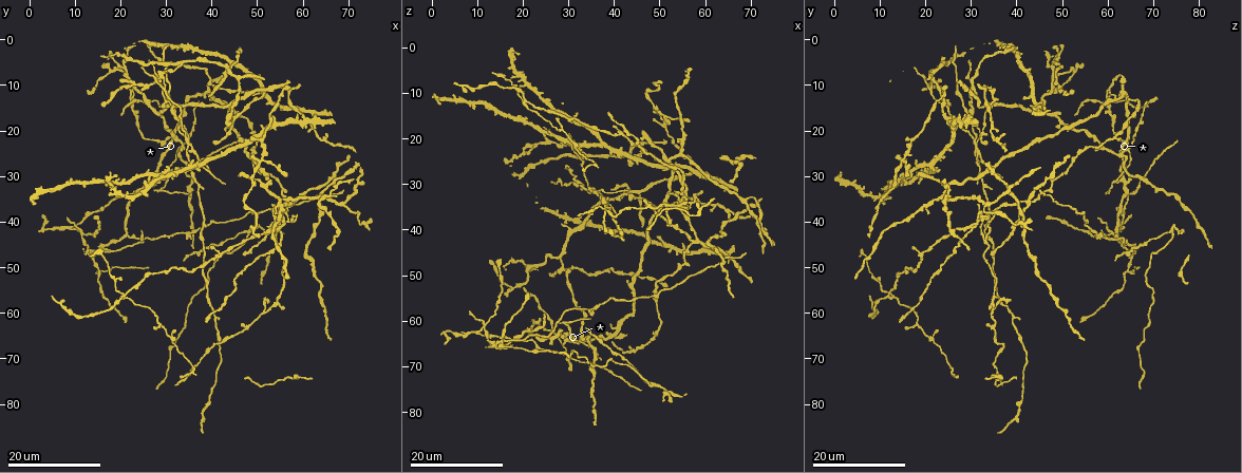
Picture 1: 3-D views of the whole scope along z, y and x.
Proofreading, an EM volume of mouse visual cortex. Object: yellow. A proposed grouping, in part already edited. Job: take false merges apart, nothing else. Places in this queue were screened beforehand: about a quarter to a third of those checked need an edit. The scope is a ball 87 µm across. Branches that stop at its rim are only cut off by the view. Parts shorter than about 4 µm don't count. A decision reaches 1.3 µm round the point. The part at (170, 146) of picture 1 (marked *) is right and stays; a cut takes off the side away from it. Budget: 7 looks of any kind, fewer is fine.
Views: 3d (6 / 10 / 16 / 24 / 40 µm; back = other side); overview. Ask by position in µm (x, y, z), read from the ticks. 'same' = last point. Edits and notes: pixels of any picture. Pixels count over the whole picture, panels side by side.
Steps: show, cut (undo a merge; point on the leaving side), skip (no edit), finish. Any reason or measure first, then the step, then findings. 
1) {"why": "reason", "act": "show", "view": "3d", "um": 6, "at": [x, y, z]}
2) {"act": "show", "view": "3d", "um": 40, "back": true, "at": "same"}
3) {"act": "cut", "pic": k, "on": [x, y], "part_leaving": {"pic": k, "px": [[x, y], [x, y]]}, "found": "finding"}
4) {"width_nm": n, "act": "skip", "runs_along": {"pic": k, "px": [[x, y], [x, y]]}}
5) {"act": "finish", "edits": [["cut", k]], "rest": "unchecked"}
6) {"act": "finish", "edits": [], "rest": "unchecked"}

{"why": "branch point", "act": "show", "view": "3d", "um": 16, "at": [30.5, 31.5, 61.0]}

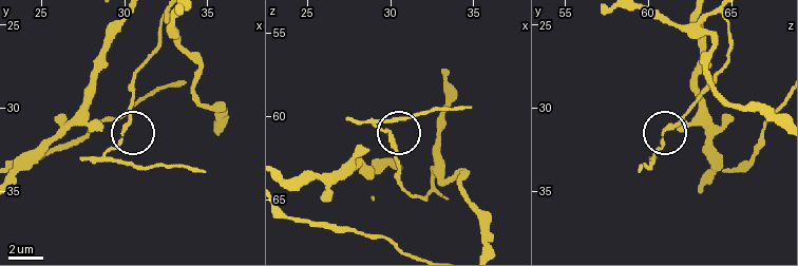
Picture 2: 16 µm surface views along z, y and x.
{"act": "show", "view": "3d", "um": 6, "at": [30.0, 31.2, 61.4]}

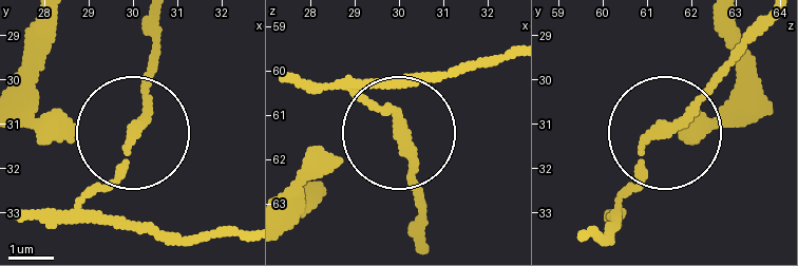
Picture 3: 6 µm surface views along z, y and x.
{"arms": 3, "act": "skip", "runs_along": {"pic": 3, "px": [[45, 26], [38, 106], [132, 132], [113, 173], [72, 215]]}, "found": "continuous, no second neuron"}

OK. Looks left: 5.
{"act": "show", "view": "3d", "um": 16, "at": [58.5, 36.0, 42.0]}

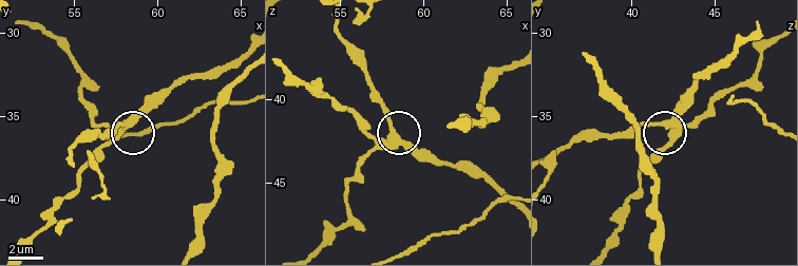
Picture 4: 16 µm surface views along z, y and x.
{"act": "show", "view": "3d", "um": 10, "at": [58.1, 35.5, 41.8]}

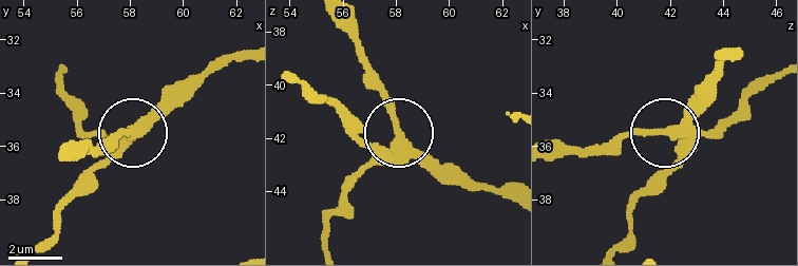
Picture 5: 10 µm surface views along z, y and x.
{"act": "skip", "runs_along": {"pic": 5, "px": [[327, 246], [329, 212], [393, 137], [402, 137], [448, 183]]}, "found": "continuous, no second neuron"}

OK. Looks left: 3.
{"why": "four or more arms meet", "act": "show", "view": "3d", "um": 16, "at": [51.0, 27.0, 15.0]}

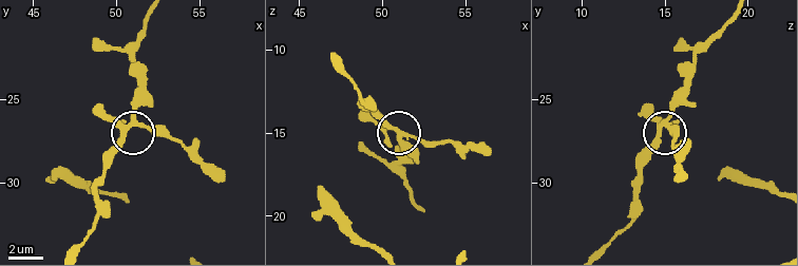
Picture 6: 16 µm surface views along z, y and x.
{"why": "zoom in", "act": "show", "view": "3d", "um": 6, "at": [51.1, 26.3, 15.0]}

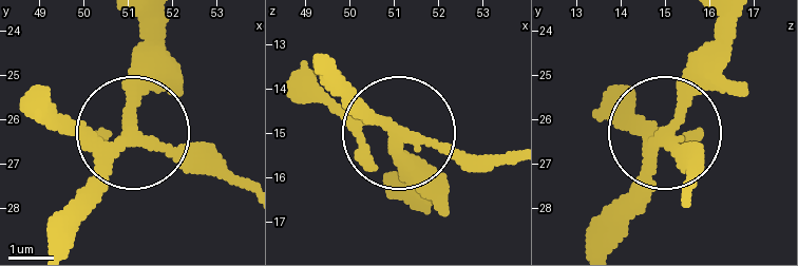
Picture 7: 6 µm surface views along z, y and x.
{"side_arm_um": 7, "arms": 5, "act": "skip", "found": "one neuron here"}

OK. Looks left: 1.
{"act": "finish", "edits": [], "rest": "unchecked"}

